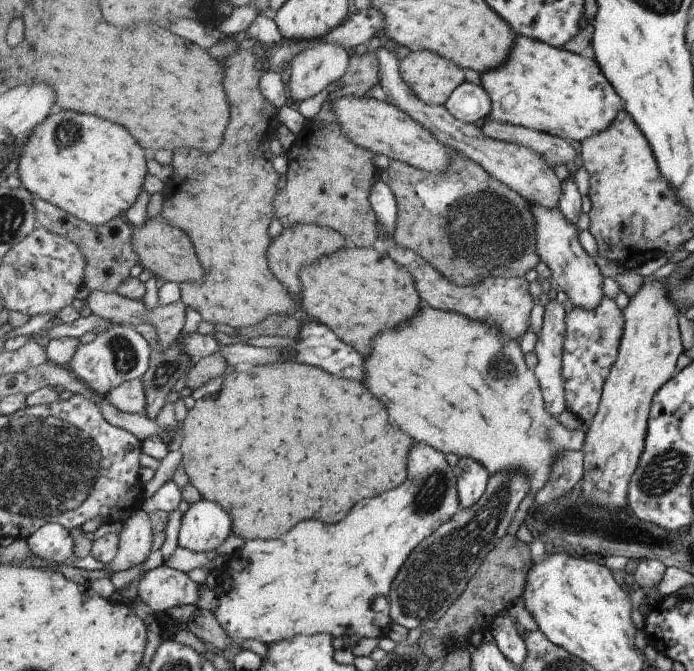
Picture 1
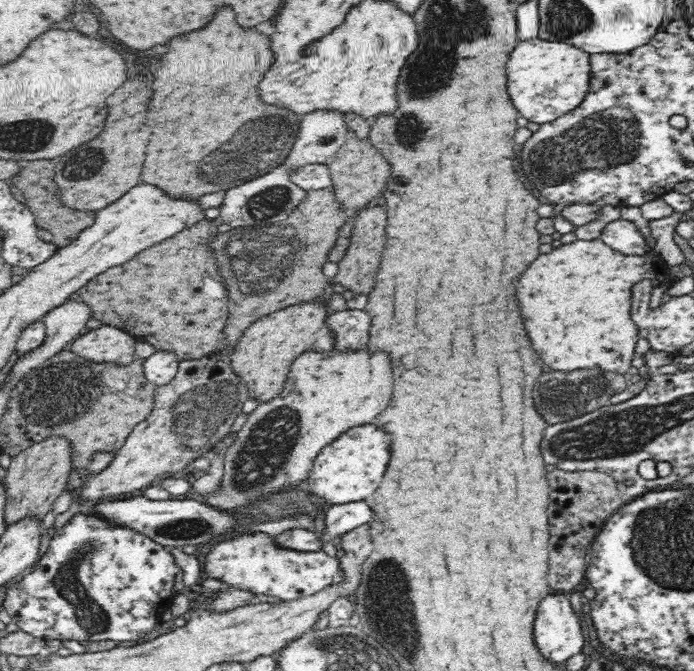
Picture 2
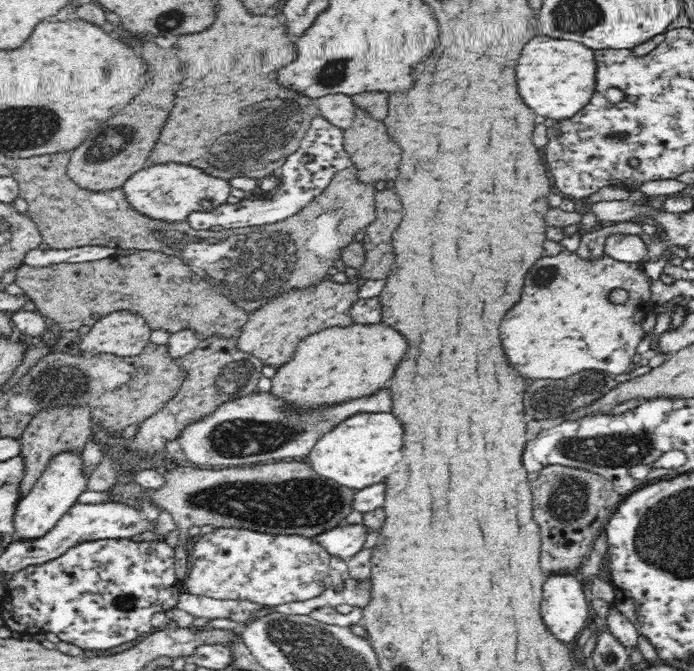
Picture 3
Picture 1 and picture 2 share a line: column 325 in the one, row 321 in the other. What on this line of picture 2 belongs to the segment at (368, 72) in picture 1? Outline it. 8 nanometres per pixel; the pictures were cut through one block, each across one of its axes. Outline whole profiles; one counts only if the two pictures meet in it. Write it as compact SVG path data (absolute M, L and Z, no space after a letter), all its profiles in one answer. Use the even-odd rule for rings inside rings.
M207 218L200 220L191 228L177 232L160 244L140 252L130 262L109 268L108 271L95 276L70 299L87 302L94 312L92 319L124 330L138 340L152 344L156 351L174 353L178 364L213 354L223 346L223 329L229 316L226 279L221 275L216 251L212 249L212 243L219 234L217 226L212 221Z

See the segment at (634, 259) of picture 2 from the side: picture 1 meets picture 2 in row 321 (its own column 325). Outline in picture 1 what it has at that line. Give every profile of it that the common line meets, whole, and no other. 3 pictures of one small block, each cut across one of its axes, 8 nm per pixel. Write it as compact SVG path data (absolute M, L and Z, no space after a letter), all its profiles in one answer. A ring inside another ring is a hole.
M417 444L411 450L411 460L409 460L409 478L407 482L403 482L399 488L385 492L383 496L377 498L369 498L365 502L361 502L361 506L355 506L355 512L351 510L349 518L345 518L339 524L325 524L321 520L305 520L301 522L301 526L295 526L289 534L285 534L285 538L275 540L249 540L241 552L234 551L224 562L221 573L221 582L229 584L229 592L223 592L217 598L218 607L211 612L216 618L220 627L226 632L230 639L241 648L247 640L256 640L265 644L277 643L292 637L301 635L314 636L322 633L330 633L334 636L334 648L348 648L354 646L359 639L387 637L391 630L391 600L389 594L392 592L393 582L395 582L397 574L402 570L405 562L412 556L412 553L427 539L432 537L438 529L447 521L452 521L460 509L460 496L458 494L458 479L455 476L455 470L451 468L451 464L447 462L445 454L441 454L439 450L427 446L427 444Z

